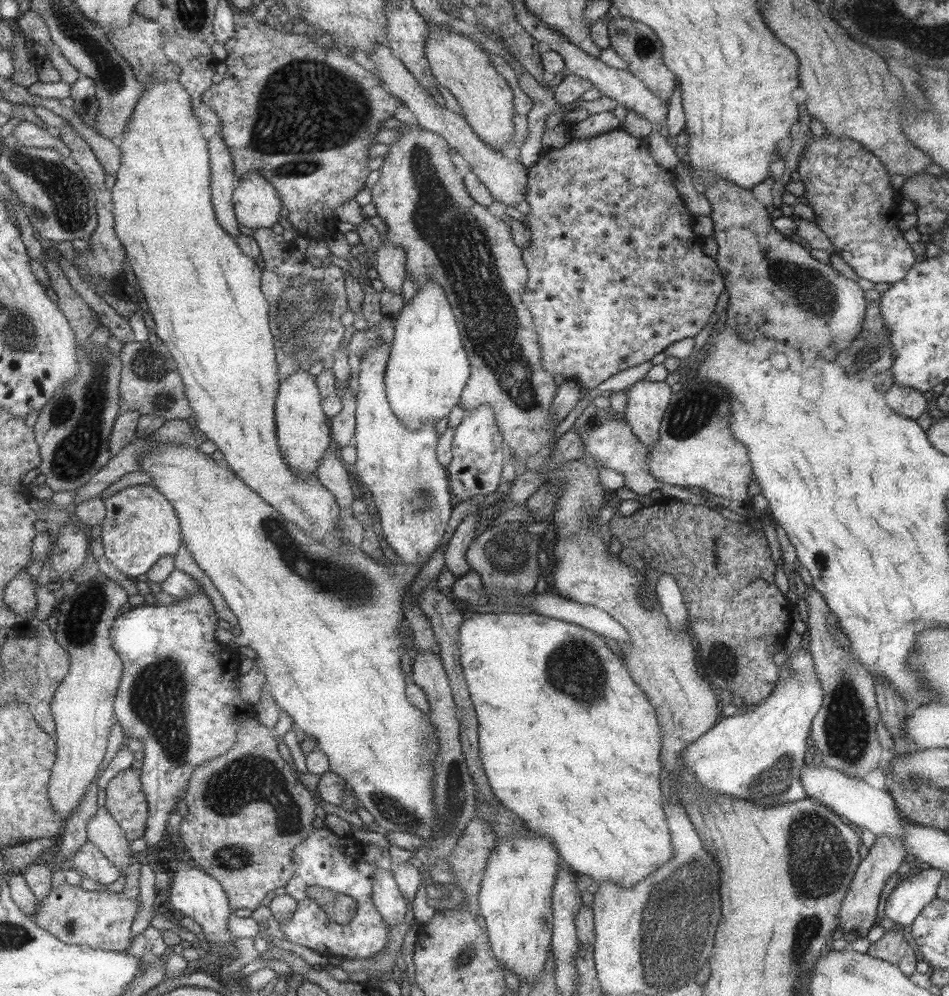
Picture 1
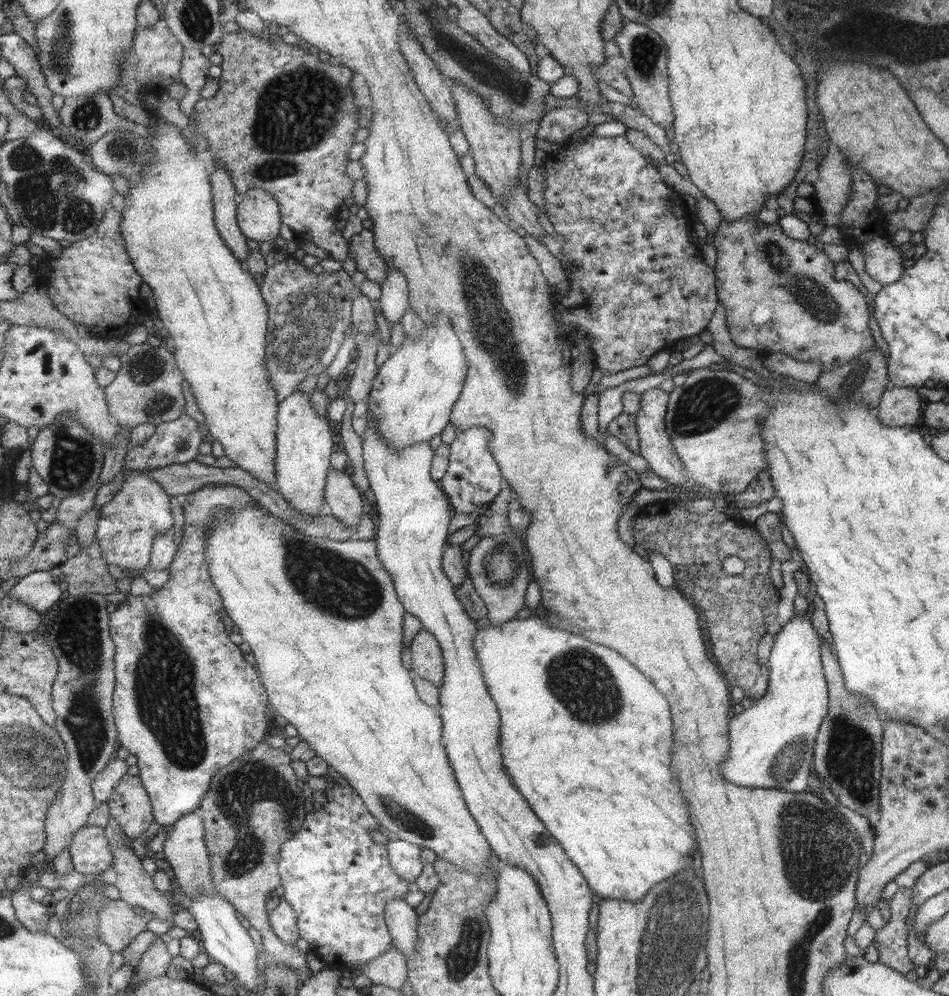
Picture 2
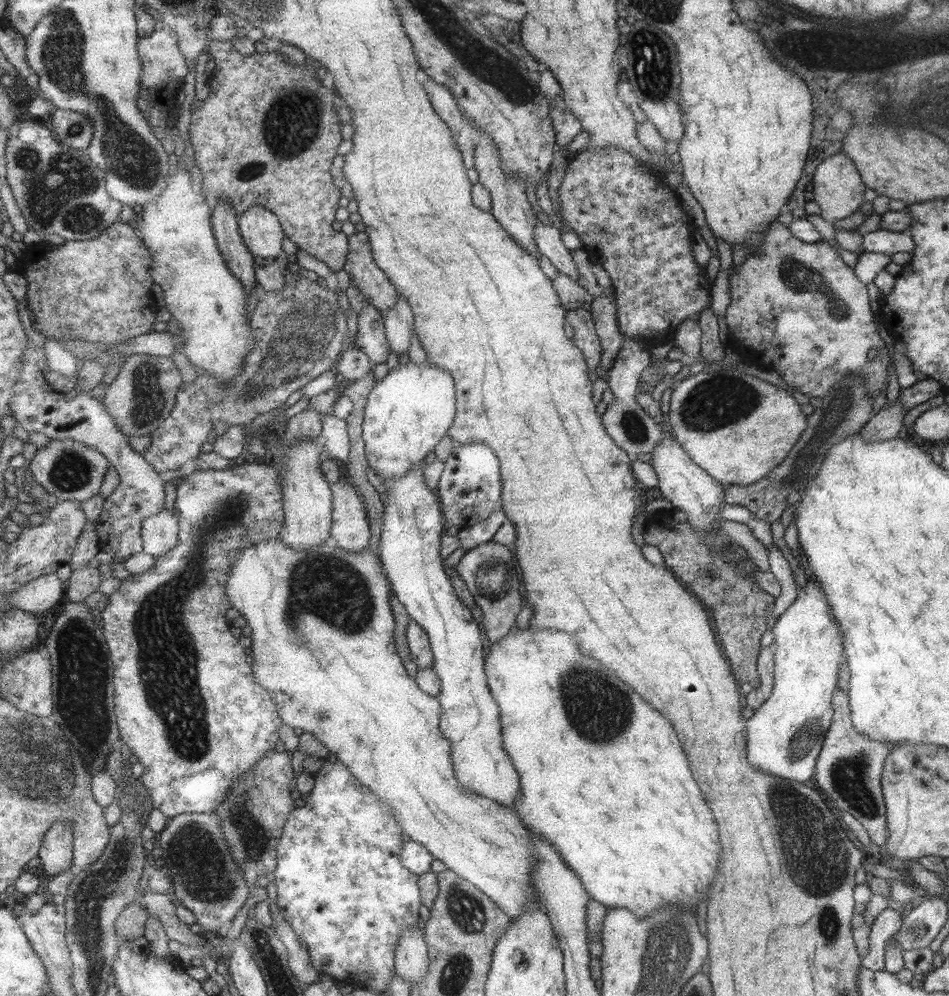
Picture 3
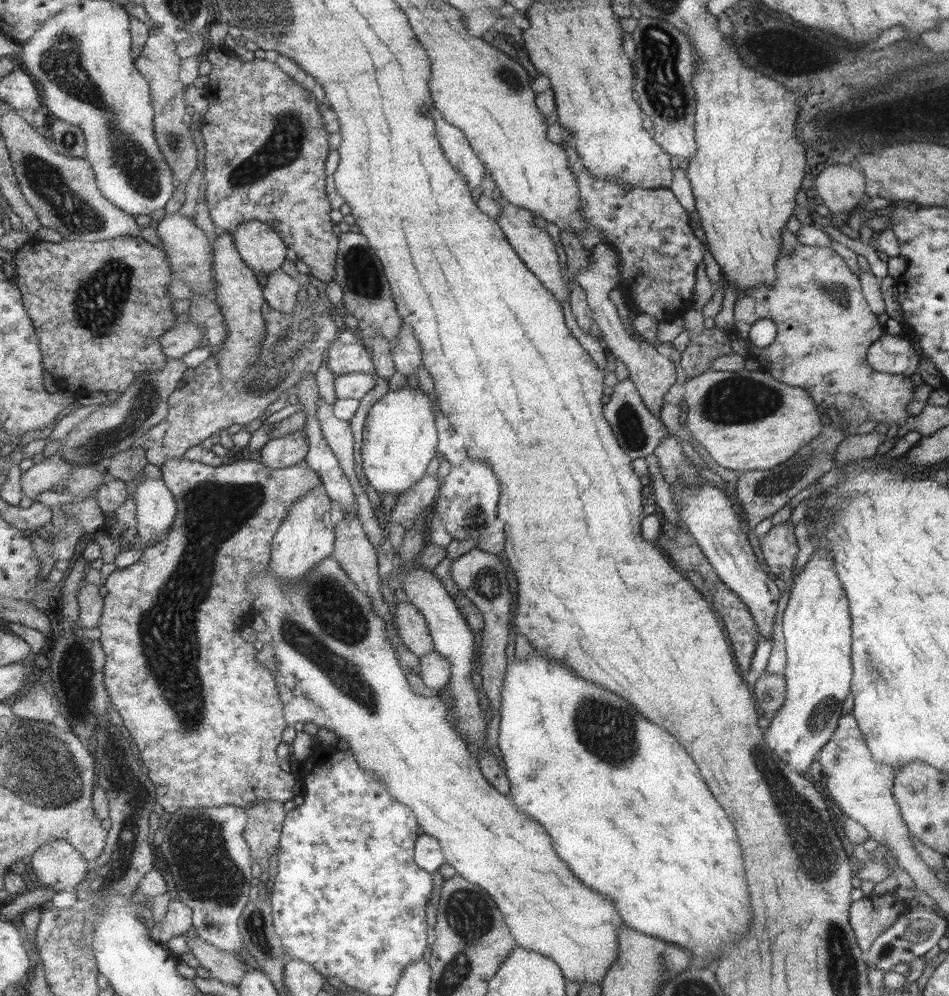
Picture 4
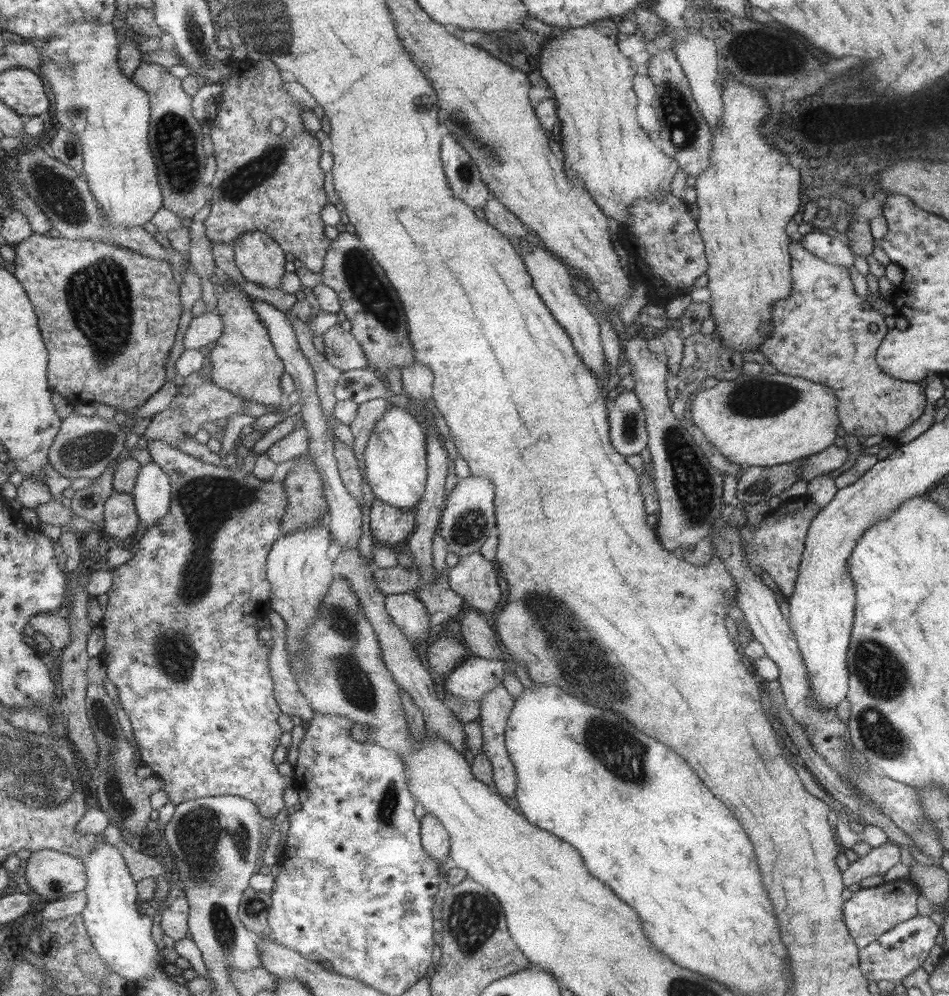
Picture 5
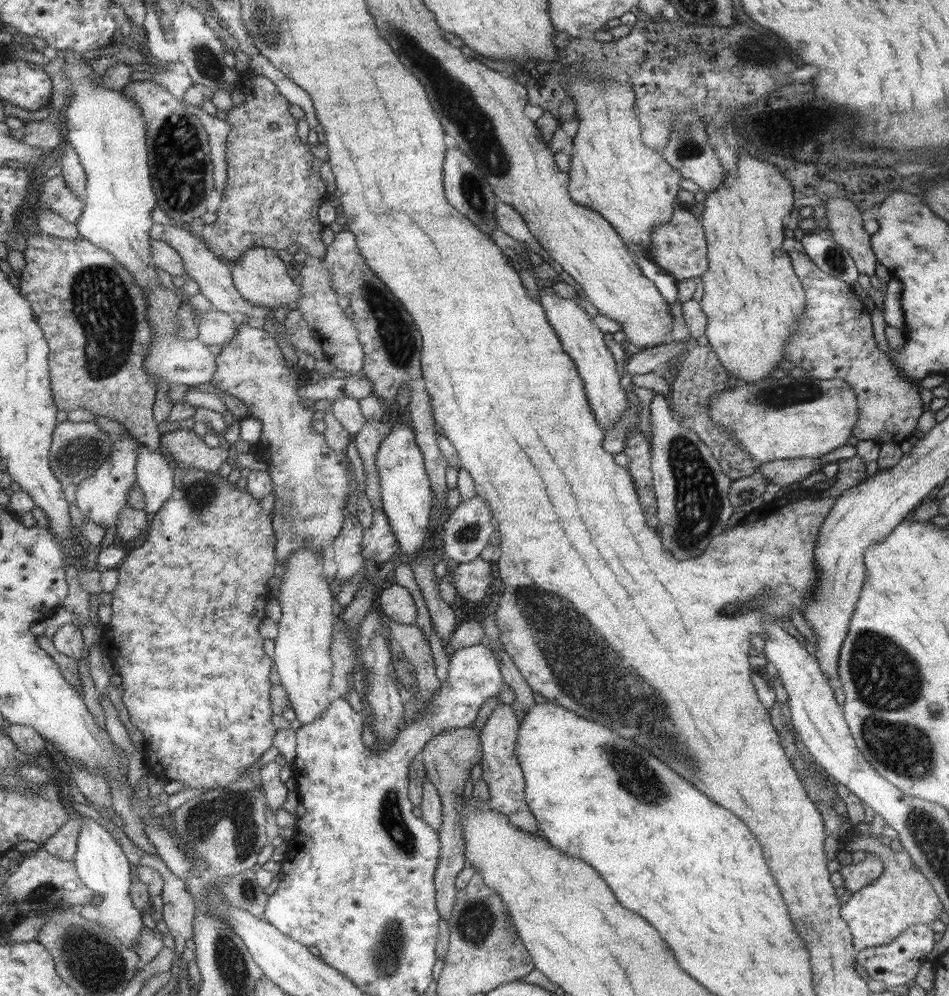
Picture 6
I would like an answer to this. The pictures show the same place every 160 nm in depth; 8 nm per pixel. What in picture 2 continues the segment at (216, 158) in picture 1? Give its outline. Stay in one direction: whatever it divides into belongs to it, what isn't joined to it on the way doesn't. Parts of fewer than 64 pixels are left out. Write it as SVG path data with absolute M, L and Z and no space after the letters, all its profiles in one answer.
M215 162L215 172L211 176L214 193L214 207L216 210L216 225L220 230L221 238L234 252L236 257L243 261L247 258L248 247L245 245L245 233L241 230L238 221L238 191L233 185L233 179L220 162Z

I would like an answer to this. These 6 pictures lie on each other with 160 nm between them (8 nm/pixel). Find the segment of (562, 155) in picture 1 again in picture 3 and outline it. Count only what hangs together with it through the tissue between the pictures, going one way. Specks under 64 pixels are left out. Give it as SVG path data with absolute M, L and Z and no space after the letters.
M608 146L608 148L600 148L600 150L586 149L572 155L570 163L565 170L565 176L558 188L558 199L560 202L559 212L561 220L577 234L584 250L588 252L591 262L597 263L609 275L610 282L613 284L612 290L615 294L615 322L618 324L623 340L625 337L631 337L645 343L649 347L653 347L661 344L661 342L671 340L675 334L676 326L681 321L699 318L699 314L703 312L703 307L709 303L709 282L705 280L703 274L697 274L697 272L701 272L701 268L697 266L696 262L693 262L693 256L691 256L691 230L689 230L691 220L687 218L684 210L681 210L675 194L667 188L667 185L661 186L655 176L647 174L645 168L641 164L637 164L631 154L623 152L620 148Z

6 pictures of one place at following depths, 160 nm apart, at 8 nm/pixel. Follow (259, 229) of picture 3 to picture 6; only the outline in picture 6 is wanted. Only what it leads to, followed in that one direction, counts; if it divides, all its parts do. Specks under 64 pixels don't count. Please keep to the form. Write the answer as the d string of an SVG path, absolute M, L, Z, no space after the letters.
M250 248L232 266L235 286L245 300L255 306L266 306L272 310L285 306L285 304L293 306L301 296L299 288L287 276L285 264L275 256L275 253L276 251L271 248Z

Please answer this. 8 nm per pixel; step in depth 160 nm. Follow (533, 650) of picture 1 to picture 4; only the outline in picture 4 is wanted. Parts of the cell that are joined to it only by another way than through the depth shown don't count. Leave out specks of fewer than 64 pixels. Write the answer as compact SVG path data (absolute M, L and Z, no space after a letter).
M535 655L524 661L514 658L514 661L509 663L508 670L504 674L502 705L499 713L496 748L504 765L505 774L508 774L511 786L508 793L510 798L513 798L513 802L518 808L545 827L552 838L554 851L562 861L568 864L569 870L582 884L591 887L594 891L599 891L614 902L618 913L621 912L624 926L689 950L693 960L699 964L707 956L717 958L723 944L741 940L741 936L749 930L749 924L751 924L751 904L749 904L749 892L747 892L747 882L745 882L744 858L740 840L728 814L716 801L716 798L713 798L705 778L700 772L697 772L699 767L693 762L691 756L687 756L688 751L681 748L679 742L675 742L675 738L671 734L667 734L663 728L643 720L637 714L637 710L631 708L619 696L615 696L607 690L595 688L593 684L583 682L581 678L575 678L569 670L565 670L563 666L559 666L551 659L543 659Z

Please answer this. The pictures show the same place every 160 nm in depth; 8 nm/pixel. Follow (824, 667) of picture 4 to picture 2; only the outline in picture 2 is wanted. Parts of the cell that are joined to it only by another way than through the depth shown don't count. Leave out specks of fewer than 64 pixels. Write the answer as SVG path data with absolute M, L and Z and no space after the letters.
M791 615L789 620L772 635L769 665L769 684L761 698L753 706L734 715L728 725L730 752L720 764L720 773L732 783L745 788L767 788L801 792L807 784L813 746L820 725L828 714L828 687L824 678L823 663L819 660L819 634L813 630L809 616Z

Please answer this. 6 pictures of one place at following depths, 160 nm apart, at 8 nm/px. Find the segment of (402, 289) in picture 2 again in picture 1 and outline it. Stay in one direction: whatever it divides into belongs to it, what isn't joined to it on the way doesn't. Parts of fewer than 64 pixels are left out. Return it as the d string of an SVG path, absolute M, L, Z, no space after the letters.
M383 242L371 258L383 289L400 294L403 277L406 276L403 249L396 244Z

